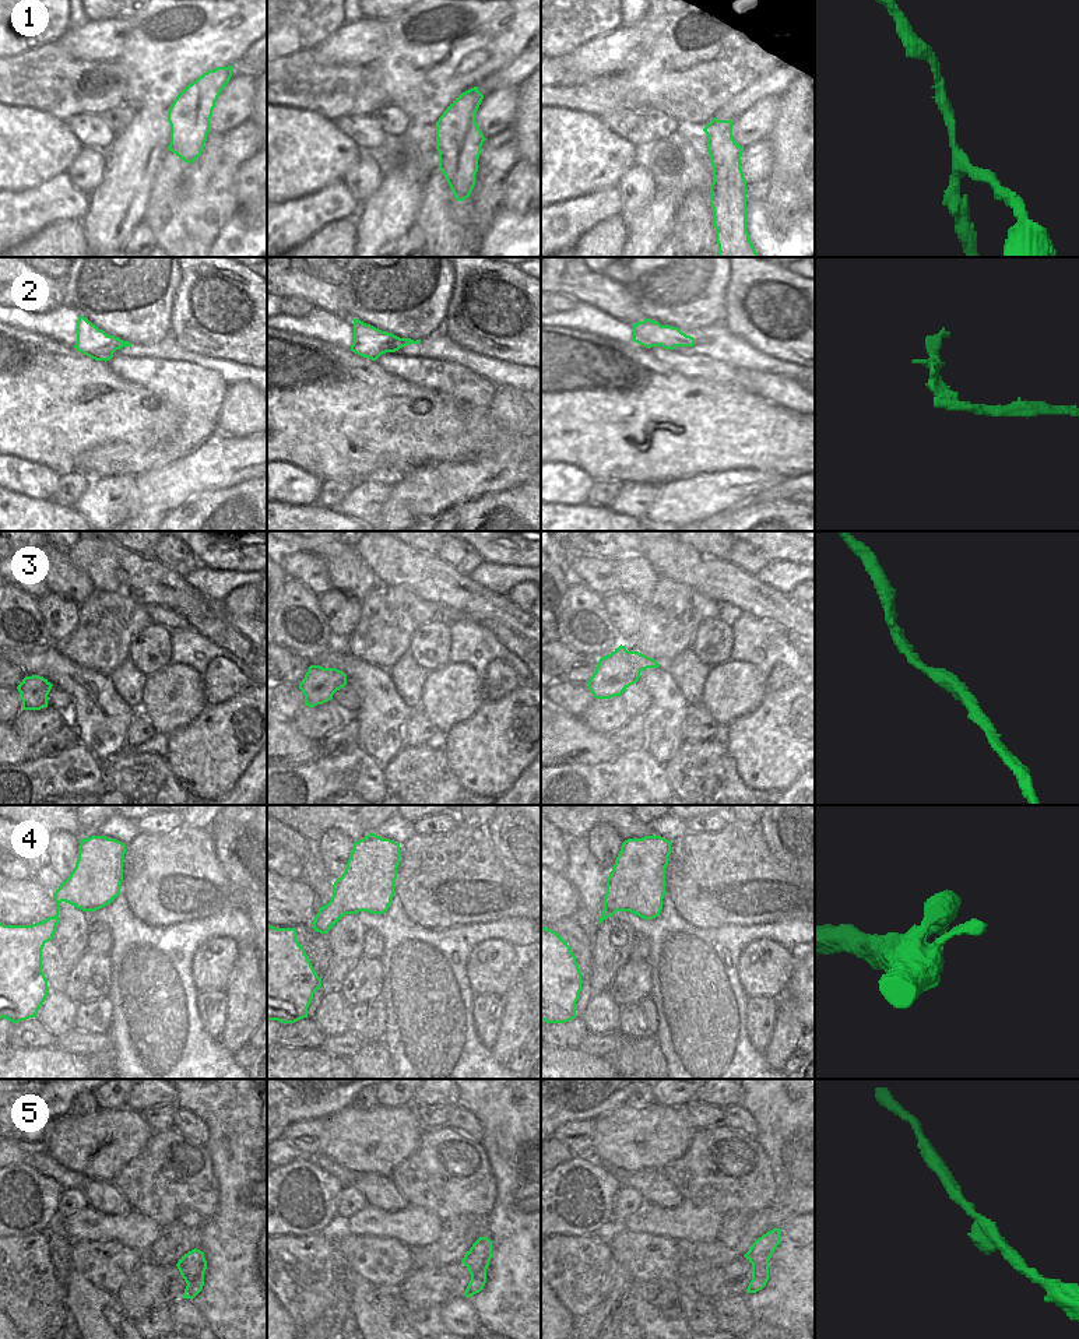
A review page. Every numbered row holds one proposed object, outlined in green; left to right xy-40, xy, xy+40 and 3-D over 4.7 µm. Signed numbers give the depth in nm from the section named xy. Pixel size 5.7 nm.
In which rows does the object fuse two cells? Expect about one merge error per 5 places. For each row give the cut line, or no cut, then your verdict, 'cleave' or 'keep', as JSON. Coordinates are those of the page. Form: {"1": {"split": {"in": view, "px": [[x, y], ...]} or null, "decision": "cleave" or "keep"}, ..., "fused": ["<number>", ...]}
{"1": {"split": null, "decision": "keep"}, "2": {"split": {"in": "xy+40", "px": [[636, 323], [652, 329], [654, 338], [660, 344]]}, "decision": "cleave"}, "3": {"split": null, "decision": "keep"}, "4": {"split": null, "decision": "keep"}, "5": {"split": null, "decision": "keep"}, "fused": ["2"]}

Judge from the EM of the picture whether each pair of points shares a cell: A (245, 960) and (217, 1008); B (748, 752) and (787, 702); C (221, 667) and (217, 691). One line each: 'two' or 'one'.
A: two
B: one
C: one

